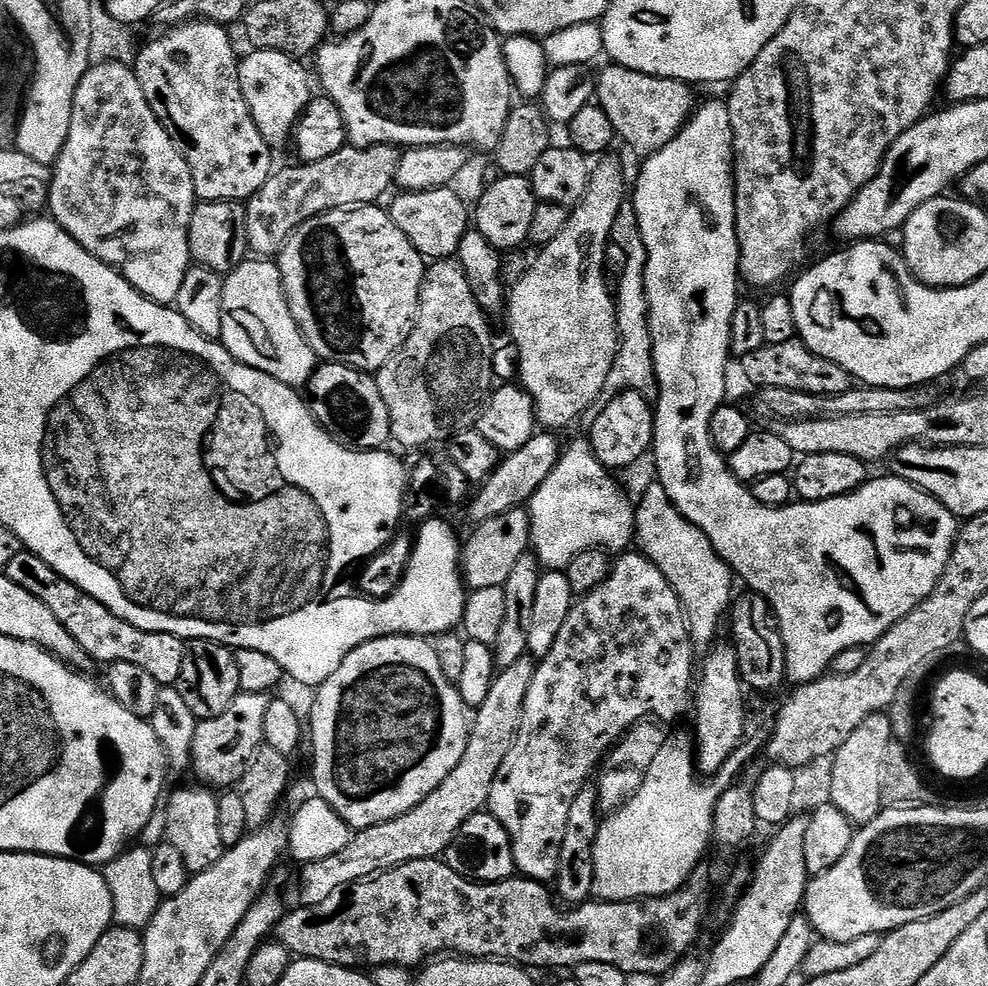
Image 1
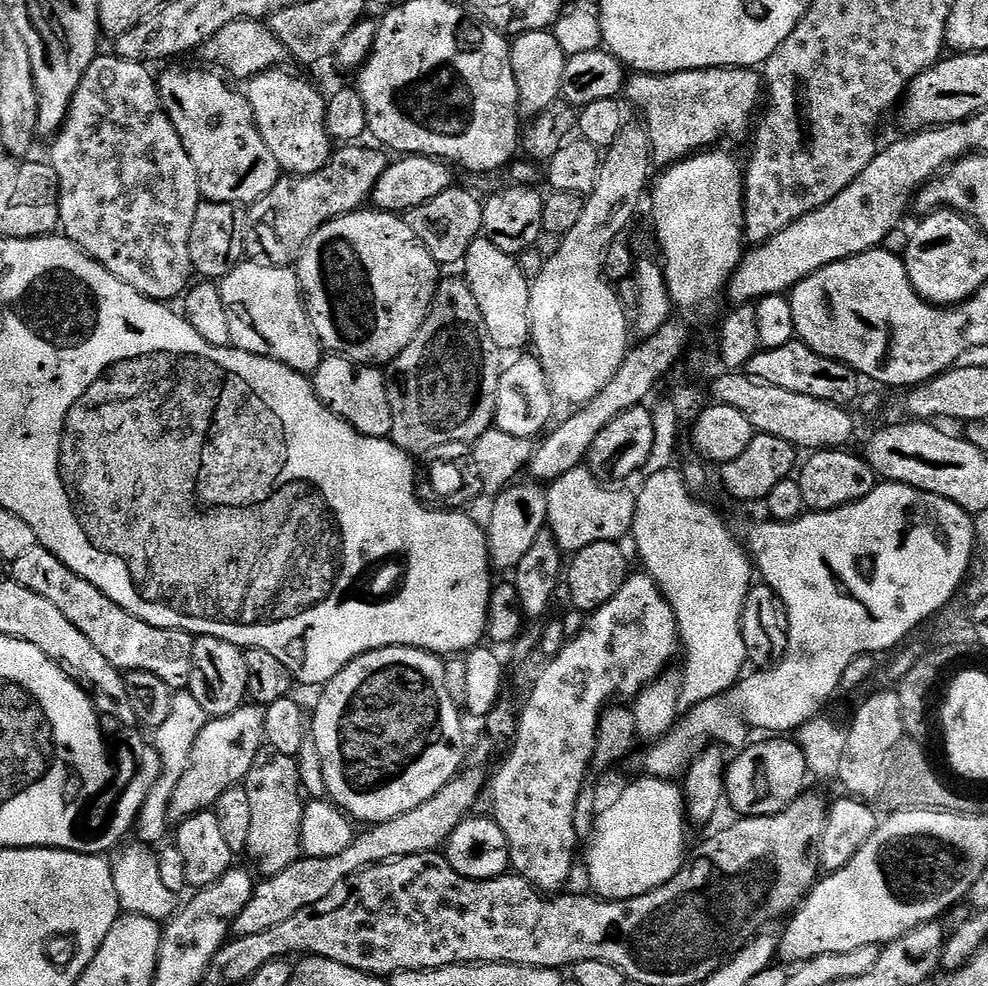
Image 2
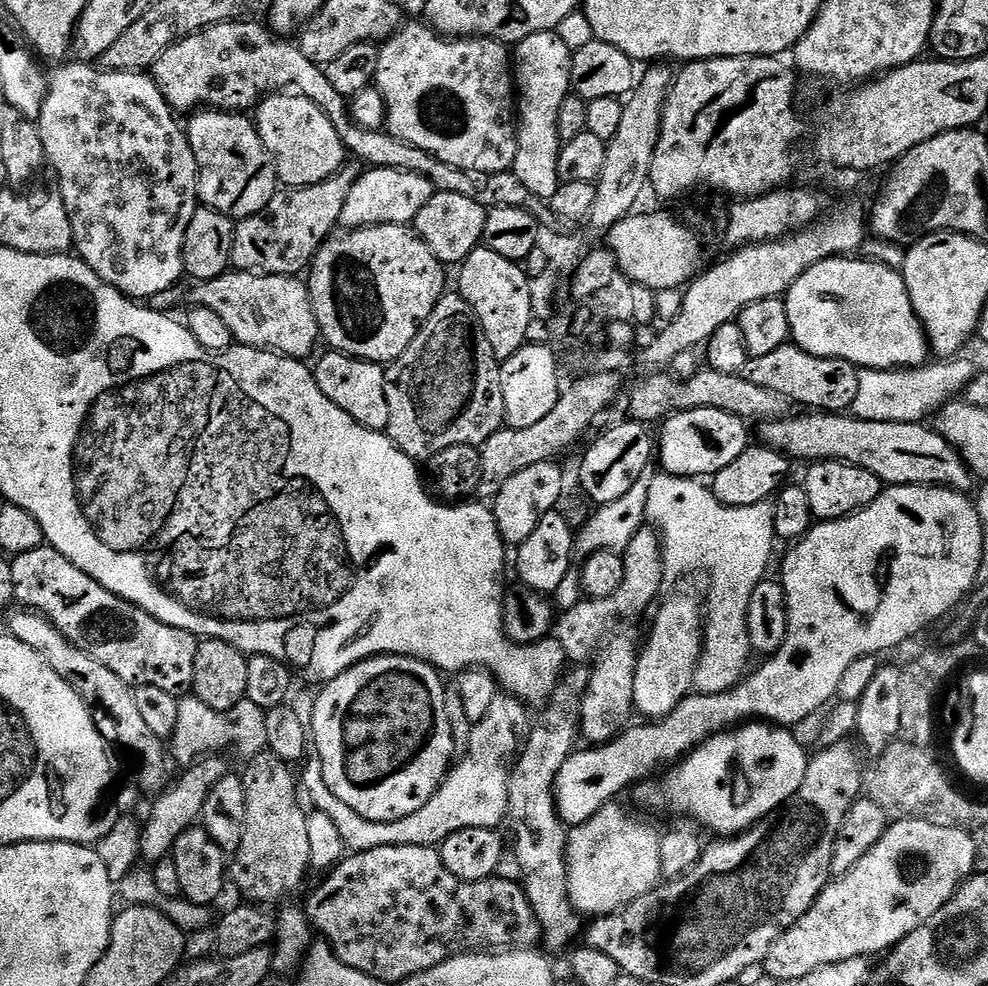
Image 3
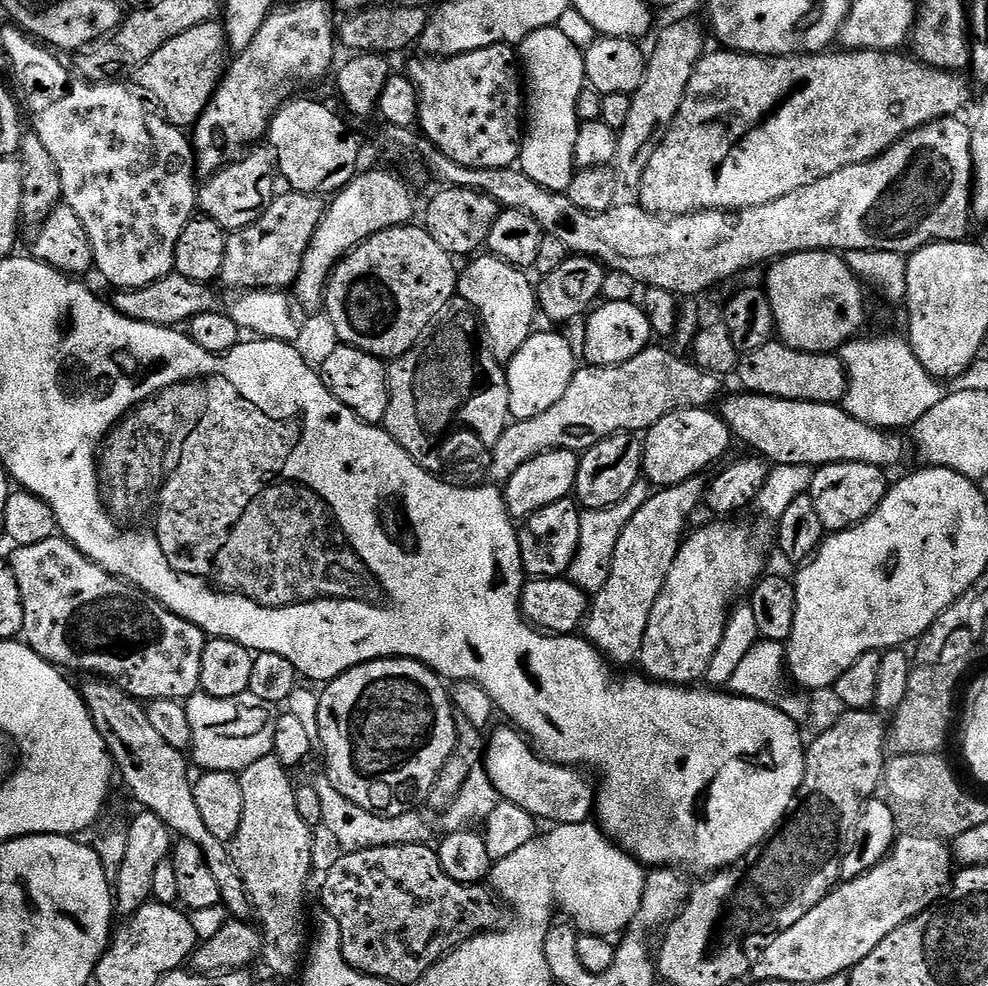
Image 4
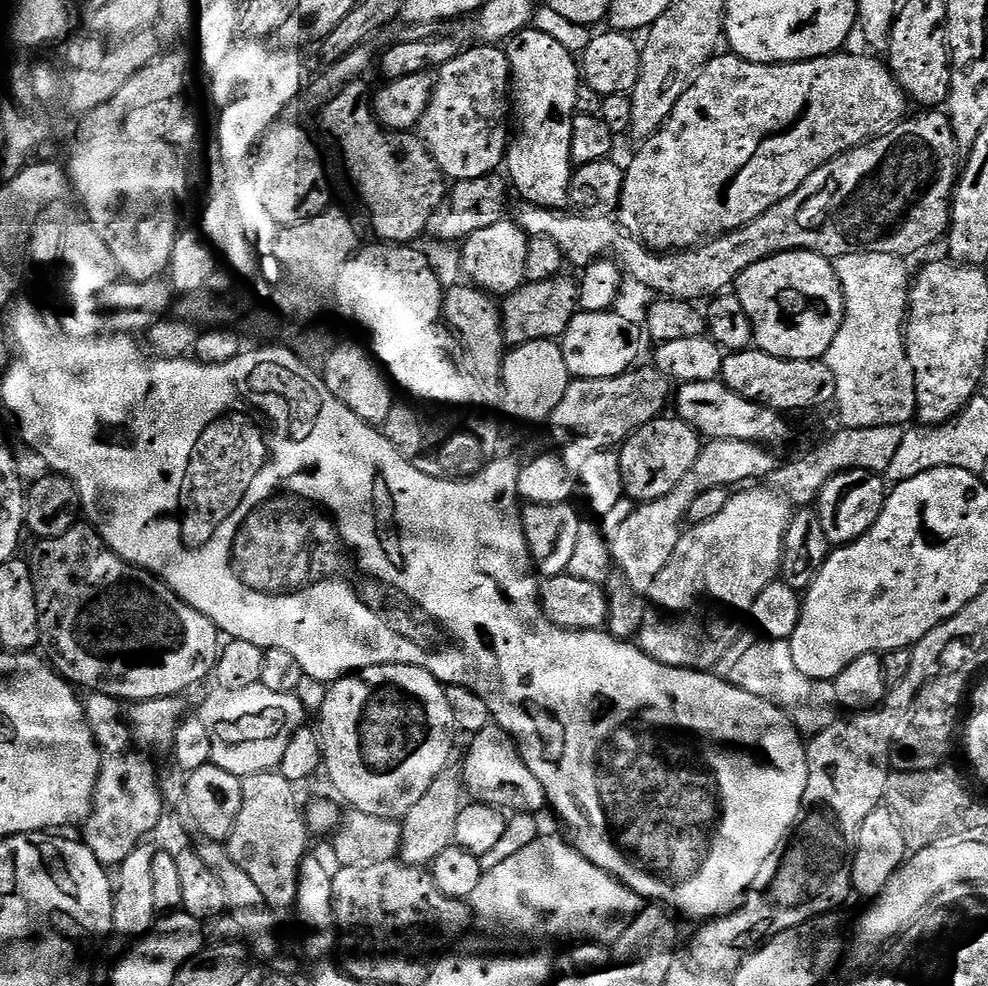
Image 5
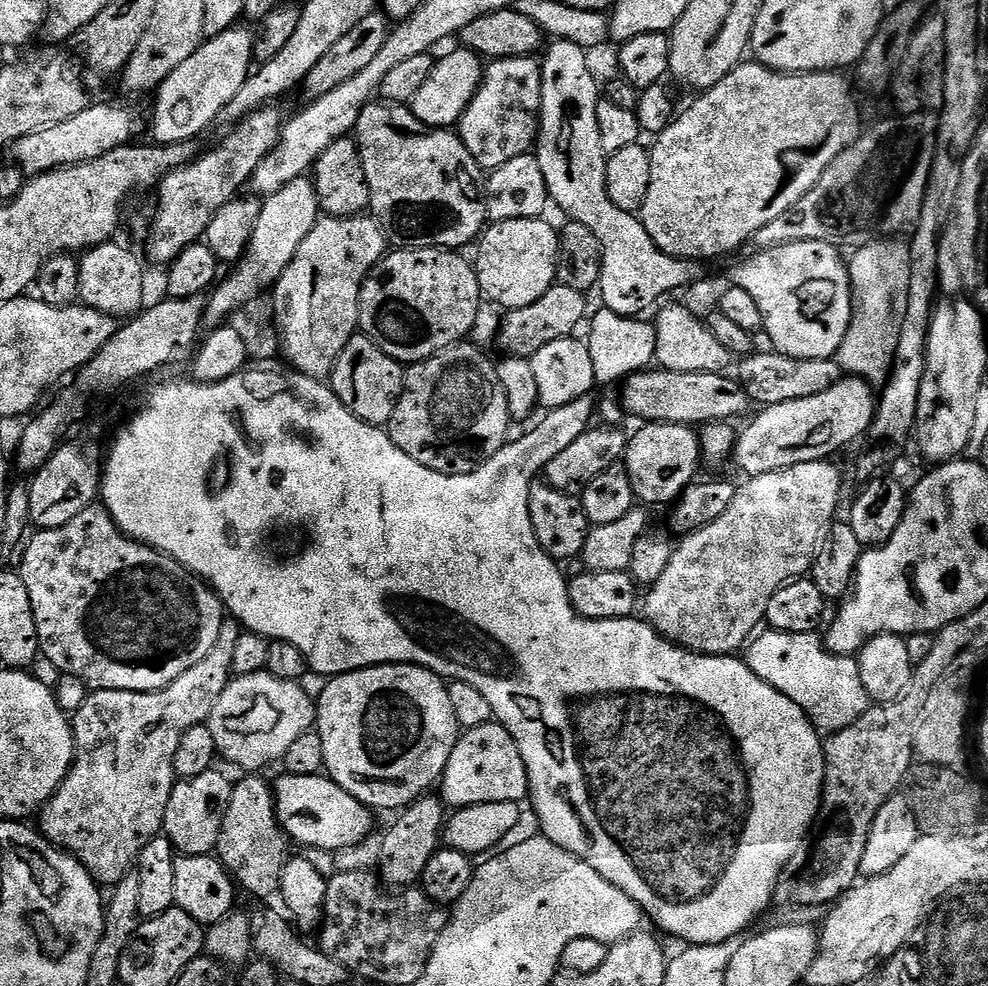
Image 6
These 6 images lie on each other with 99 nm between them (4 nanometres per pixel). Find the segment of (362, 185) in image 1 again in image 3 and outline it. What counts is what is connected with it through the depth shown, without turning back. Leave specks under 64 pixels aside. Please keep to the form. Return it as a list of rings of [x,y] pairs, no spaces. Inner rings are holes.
[[[348,162],[340,171],[314,186],[284,186],[277,190],[261,212],[236,224],[232,268],[241,272],[262,269],[265,276],[299,277],[307,273],[316,251],[337,231],[342,206],[346,206],[346,198],[358,182],[361,171],[359,163]]]

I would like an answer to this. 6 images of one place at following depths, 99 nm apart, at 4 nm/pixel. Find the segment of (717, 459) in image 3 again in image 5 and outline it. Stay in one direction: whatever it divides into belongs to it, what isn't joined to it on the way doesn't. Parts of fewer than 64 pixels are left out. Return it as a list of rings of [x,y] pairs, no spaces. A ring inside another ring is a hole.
[[[661,418],[651,420],[642,426],[633,436],[628,437],[619,449],[622,462],[622,476],[627,499],[635,502],[662,498],[662,494],[670,494],[694,462],[702,447],[702,436],[691,424],[679,418]]]

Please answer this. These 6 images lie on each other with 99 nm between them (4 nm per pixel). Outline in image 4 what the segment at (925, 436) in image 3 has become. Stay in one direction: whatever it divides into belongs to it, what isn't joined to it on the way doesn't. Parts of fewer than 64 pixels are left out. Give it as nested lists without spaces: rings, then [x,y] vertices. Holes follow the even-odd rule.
[[[741,391],[718,408],[728,428],[737,441],[749,444],[751,451],[765,461],[777,464],[841,464],[842,462],[866,462],[885,470],[904,456],[904,444],[899,435],[891,431],[871,428],[858,422],[840,404],[818,402],[790,402],[782,398],[759,396]]]

